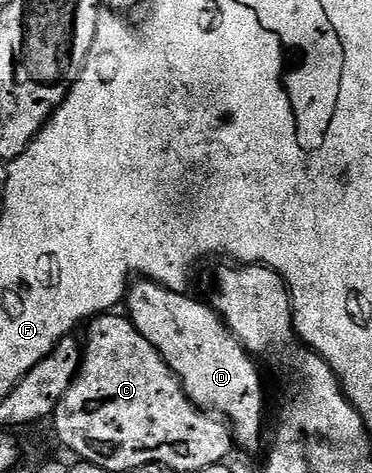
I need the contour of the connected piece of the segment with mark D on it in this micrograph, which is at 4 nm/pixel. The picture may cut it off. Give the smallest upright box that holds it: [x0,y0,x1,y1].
[124,281,266,451]

